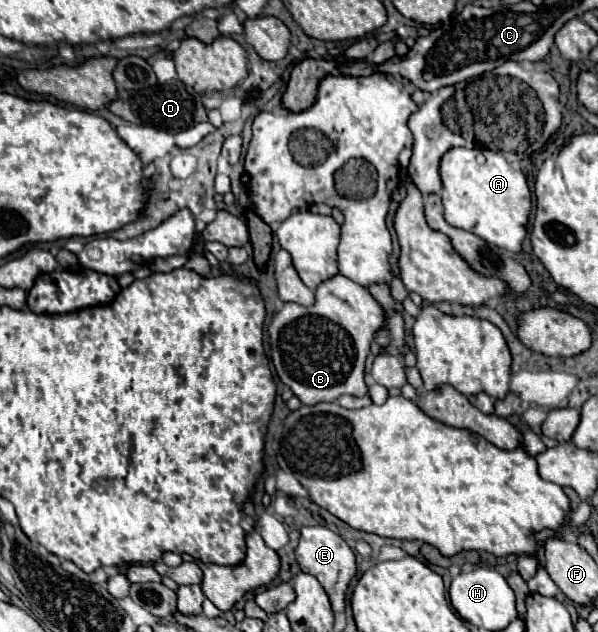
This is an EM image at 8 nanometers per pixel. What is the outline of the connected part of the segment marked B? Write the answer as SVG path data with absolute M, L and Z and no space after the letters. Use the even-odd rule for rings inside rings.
M336 274L334 278L328 278L316 288L314 306L304 308L298 304L284 304L284 308L272 318L270 346L276 374L282 384L286 384L294 392L294 396L306 406L314 406L318 402L334 402L342 394L362 398L368 394L368 386L364 382L364 364L370 354L374 334L378 330L384 330L386 324L386 312L382 310L380 302L364 286L352 282L342 274Z

